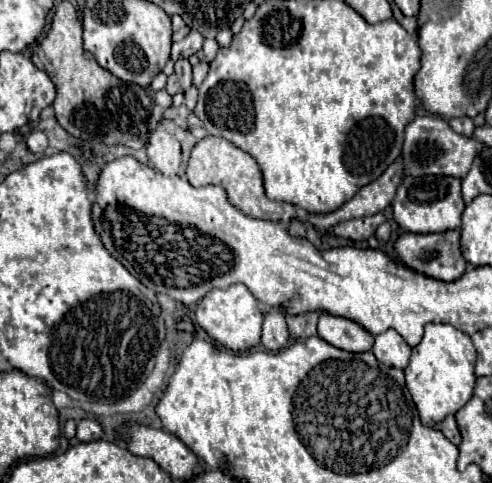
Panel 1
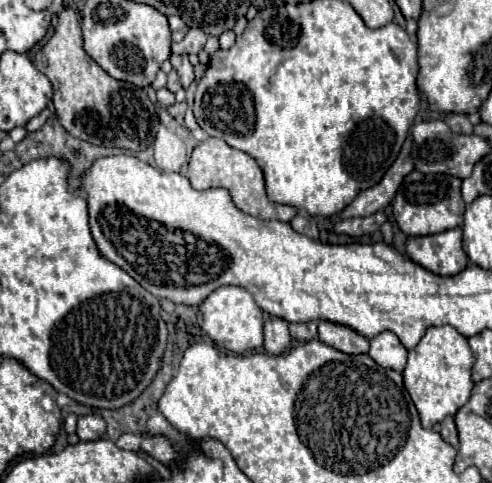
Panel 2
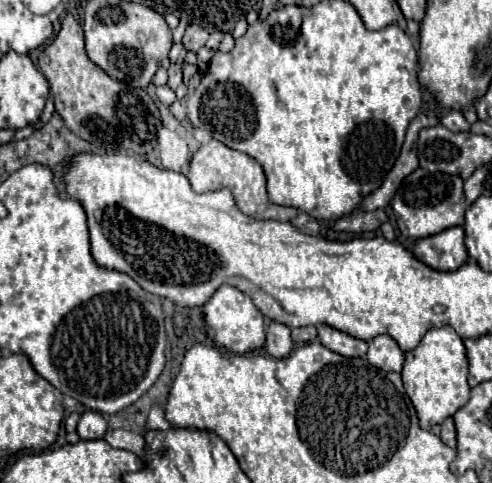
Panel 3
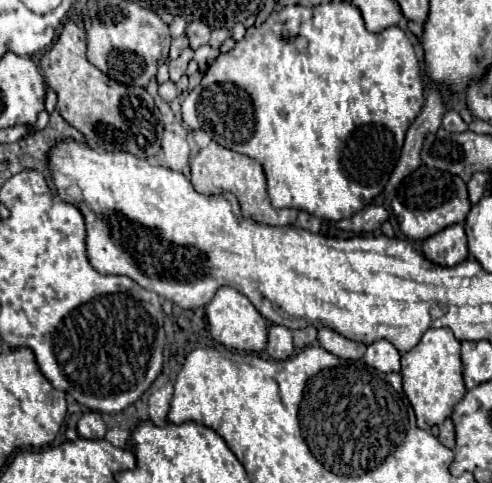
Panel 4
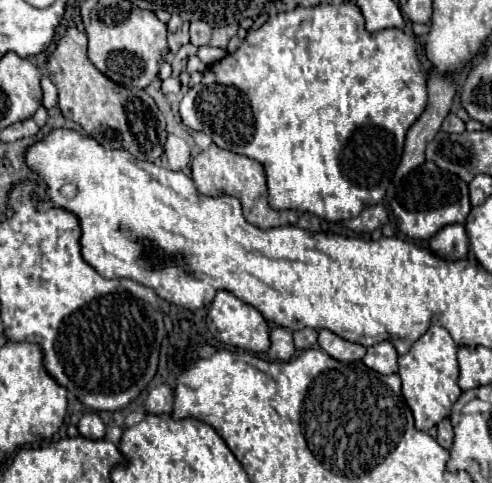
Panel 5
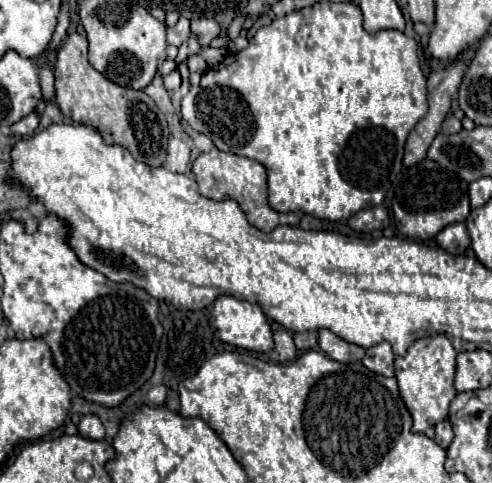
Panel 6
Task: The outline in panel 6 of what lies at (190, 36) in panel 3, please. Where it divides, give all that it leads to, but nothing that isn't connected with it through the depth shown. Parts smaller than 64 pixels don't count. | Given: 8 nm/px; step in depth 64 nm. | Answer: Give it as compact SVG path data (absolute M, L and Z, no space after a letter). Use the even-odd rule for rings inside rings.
M194 20L192 22L192 34L198 38L200 46L208 46L212 38L216 38L220 34L220 24L216 24L216 20Z

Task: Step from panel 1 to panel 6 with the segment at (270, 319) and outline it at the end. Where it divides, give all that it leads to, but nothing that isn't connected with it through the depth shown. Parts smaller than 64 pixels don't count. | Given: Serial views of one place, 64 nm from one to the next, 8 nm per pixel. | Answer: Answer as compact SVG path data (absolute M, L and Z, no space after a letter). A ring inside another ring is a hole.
M288 330L274 332L274 350L278 354L278 362L282 362L282 364L296 358L296 346L294 346L292 334Z

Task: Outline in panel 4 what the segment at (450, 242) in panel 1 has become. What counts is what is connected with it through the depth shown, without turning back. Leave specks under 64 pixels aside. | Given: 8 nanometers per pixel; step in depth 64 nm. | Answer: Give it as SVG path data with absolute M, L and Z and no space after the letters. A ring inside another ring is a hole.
M454 224L444 228L442 232L426 238L422 242L420 252L432 264L438 266L456 266L468 258L468 244L462 224Z

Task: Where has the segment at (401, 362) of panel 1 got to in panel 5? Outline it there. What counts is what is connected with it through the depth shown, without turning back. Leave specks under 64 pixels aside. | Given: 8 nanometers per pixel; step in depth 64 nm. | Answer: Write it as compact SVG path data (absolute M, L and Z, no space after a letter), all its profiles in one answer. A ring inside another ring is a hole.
M386 340L370 346L366 356L362 358L362 362L368 368L372 368L372 370L376 370L380 374L394 374L394 372L398 372L398 362L396 360L398 360L398 352Z

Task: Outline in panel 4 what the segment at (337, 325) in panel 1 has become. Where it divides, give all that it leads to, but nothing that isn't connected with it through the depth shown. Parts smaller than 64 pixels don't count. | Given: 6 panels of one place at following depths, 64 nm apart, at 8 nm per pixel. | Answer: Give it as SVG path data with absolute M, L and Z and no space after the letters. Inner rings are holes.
M320 328L318 330L318 342L320 342L322 348L326 348L328 352L332 352L334 356L340 356L344 360L358 360L366 352L366 344L348 340L342 334L338 334L330 328Z

